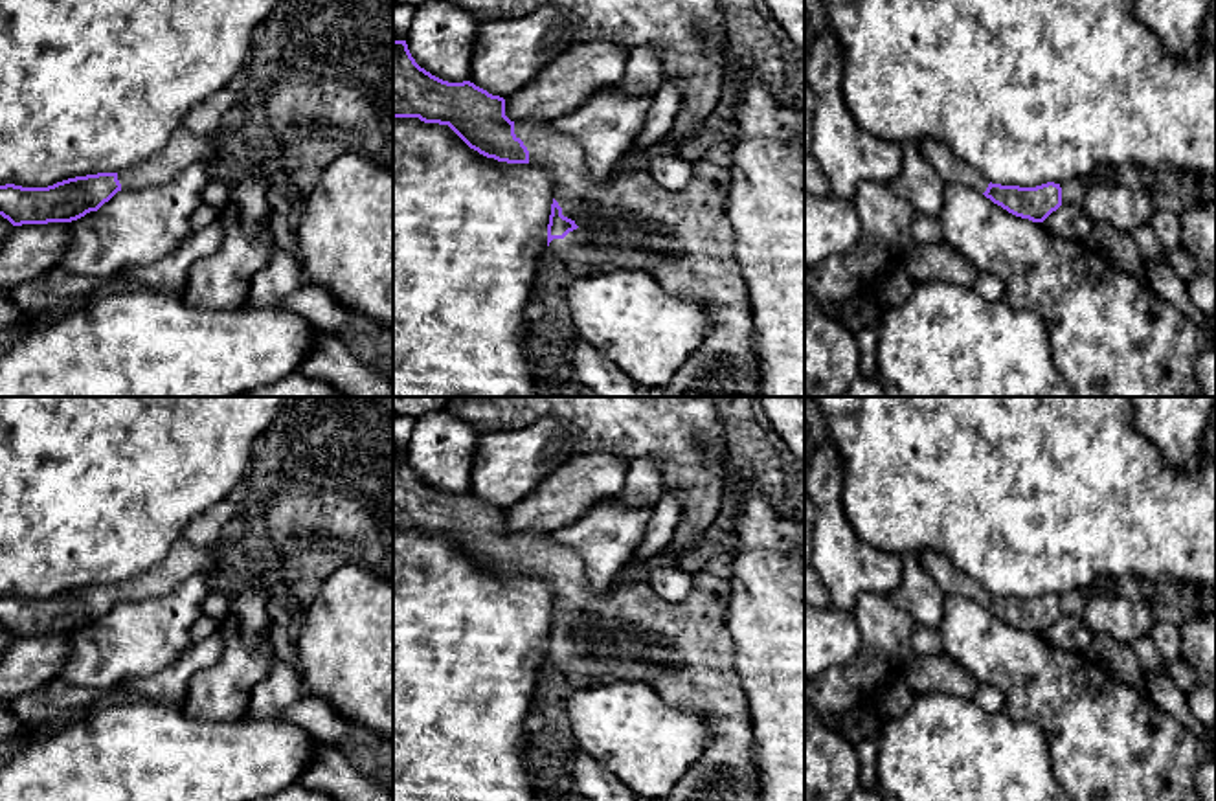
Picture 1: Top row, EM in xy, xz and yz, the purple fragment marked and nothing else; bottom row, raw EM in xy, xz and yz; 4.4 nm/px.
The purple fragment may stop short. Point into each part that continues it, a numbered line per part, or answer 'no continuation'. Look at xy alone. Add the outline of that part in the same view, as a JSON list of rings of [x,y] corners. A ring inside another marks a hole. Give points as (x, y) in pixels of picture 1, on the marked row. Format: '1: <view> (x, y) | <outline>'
1: xy (182, 149) | [[[186,127],[176,129],[167,145],[149,160],[118,173],[123,191],[136,191],[167,184],[184,167],[220,156],[220,145],[213,136],[191,134]]]

